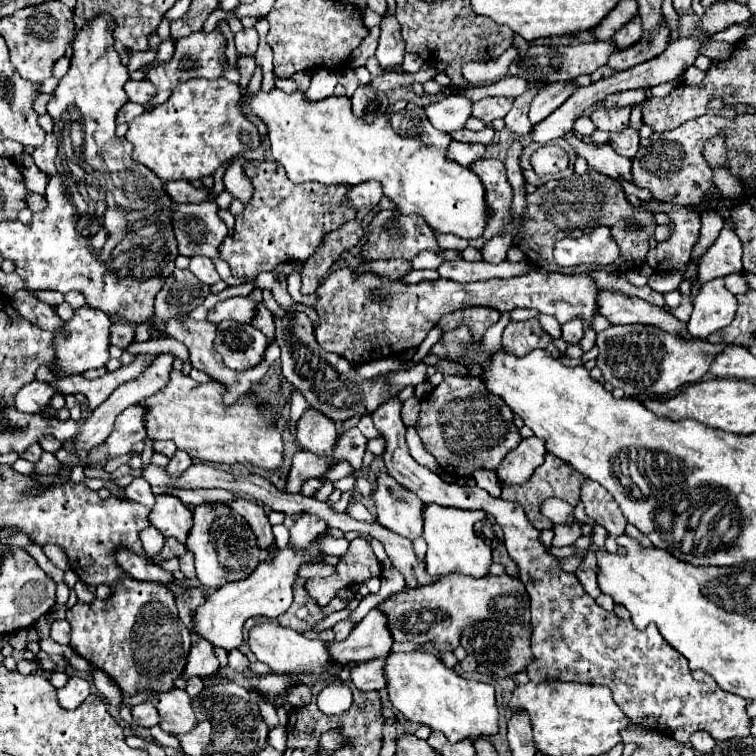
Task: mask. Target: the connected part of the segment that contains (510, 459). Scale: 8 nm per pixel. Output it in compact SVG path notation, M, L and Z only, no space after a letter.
M529 437L519 443L517 449L507 453L507 457L497 467L497 479L501 485L525 483L533 471L543 463L545 441L539 437Z

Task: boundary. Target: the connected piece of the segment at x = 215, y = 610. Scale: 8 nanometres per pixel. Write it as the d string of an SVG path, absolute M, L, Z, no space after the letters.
M313 541L307 551L299 553L289 547L281 549L273 563L261 563L247 581L227 583L223 589L217 589L211 593L203 605L193 613L195 629L193 633L205 641L209 641L213 647L223 647L227 651L239 649L241 641L241 627L249 617L267 617L277 619L293 601L293 581L297 579L297 569L301 563L313 563L315 557L321 555L317 541Z

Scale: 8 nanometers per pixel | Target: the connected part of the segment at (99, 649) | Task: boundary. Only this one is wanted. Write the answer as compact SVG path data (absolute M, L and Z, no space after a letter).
M123 577L113 587L109 599L95 599L93 603L77 601L67 609L67 621L71 623L71 649L87 659L93 667L105 671L123 693L135 695L135 691L147 687L155 693L173 689L173 679L177 679L187 663L191 649L191 633L175 613L175 595L167 585L137 581L133 577Z

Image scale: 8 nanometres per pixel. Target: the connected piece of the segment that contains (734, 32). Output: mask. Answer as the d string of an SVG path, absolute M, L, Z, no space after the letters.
M739 25L739 27L731 27L729 33L723 31L723 33L717 33L717 35L705 35L705 37L707 37L707 39L715 39L715 41L729 41L729 43L735 43L735 41L739 41L739 39L743 37L743 29L747 29L747 27Z

